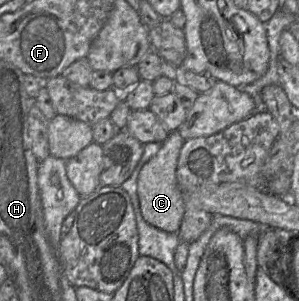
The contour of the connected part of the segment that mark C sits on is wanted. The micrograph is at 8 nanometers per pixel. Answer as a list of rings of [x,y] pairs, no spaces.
[[[178,131],[169,133],[160,150],[141,169],[137,194],[144,220],[163,231],[177,233],[184,215],[184,200],[177,183],[176,169],[185,140]]]

